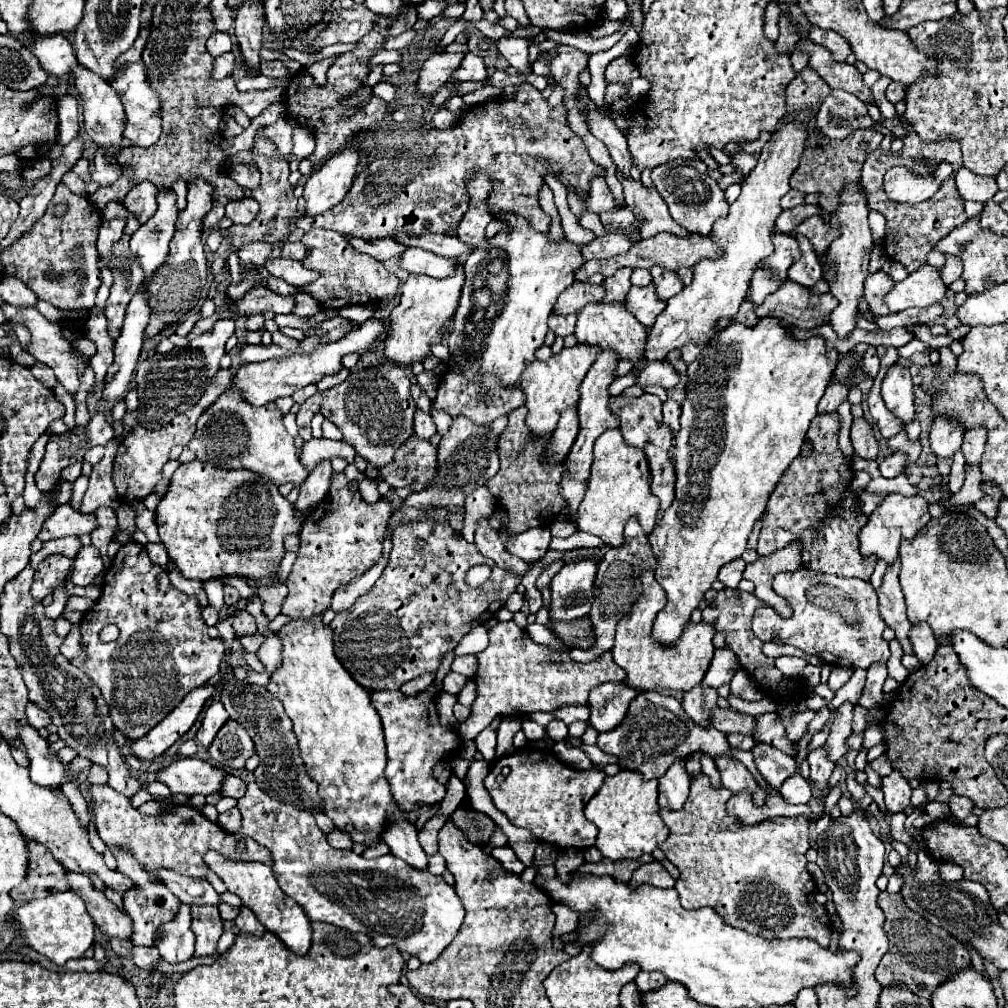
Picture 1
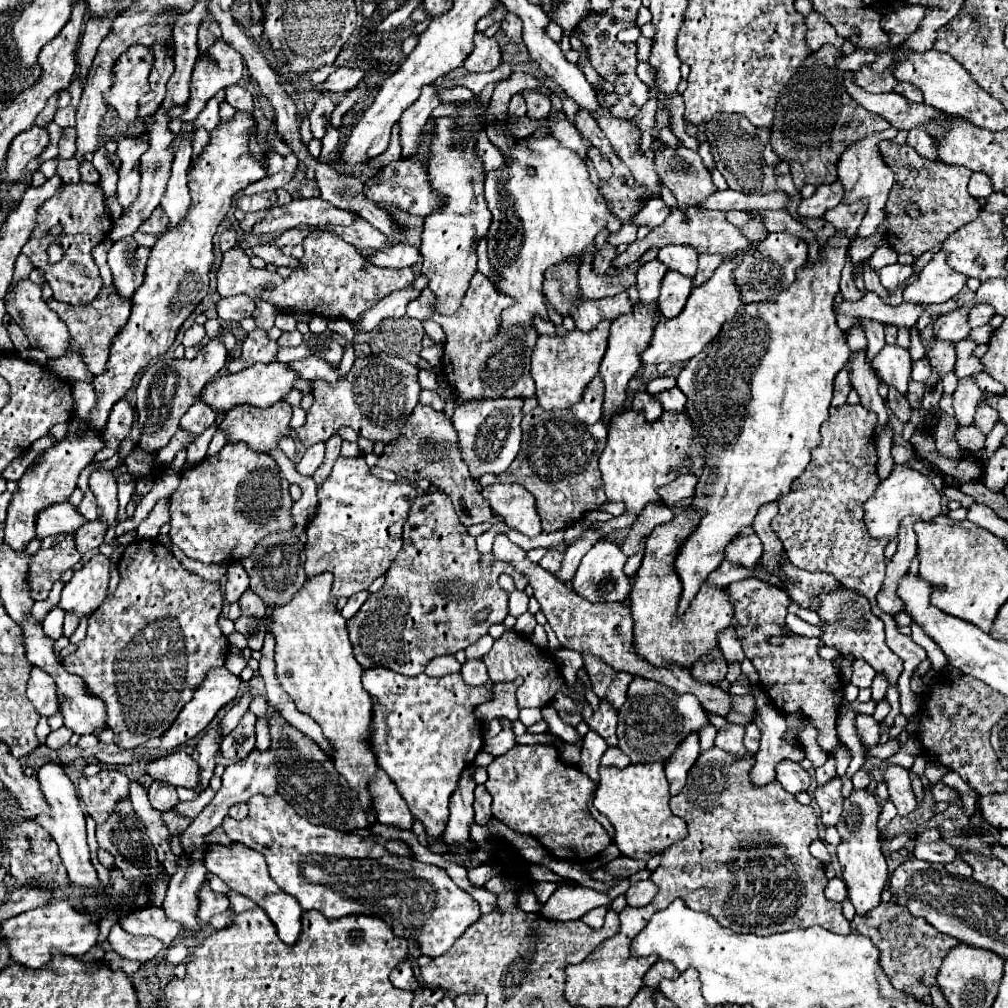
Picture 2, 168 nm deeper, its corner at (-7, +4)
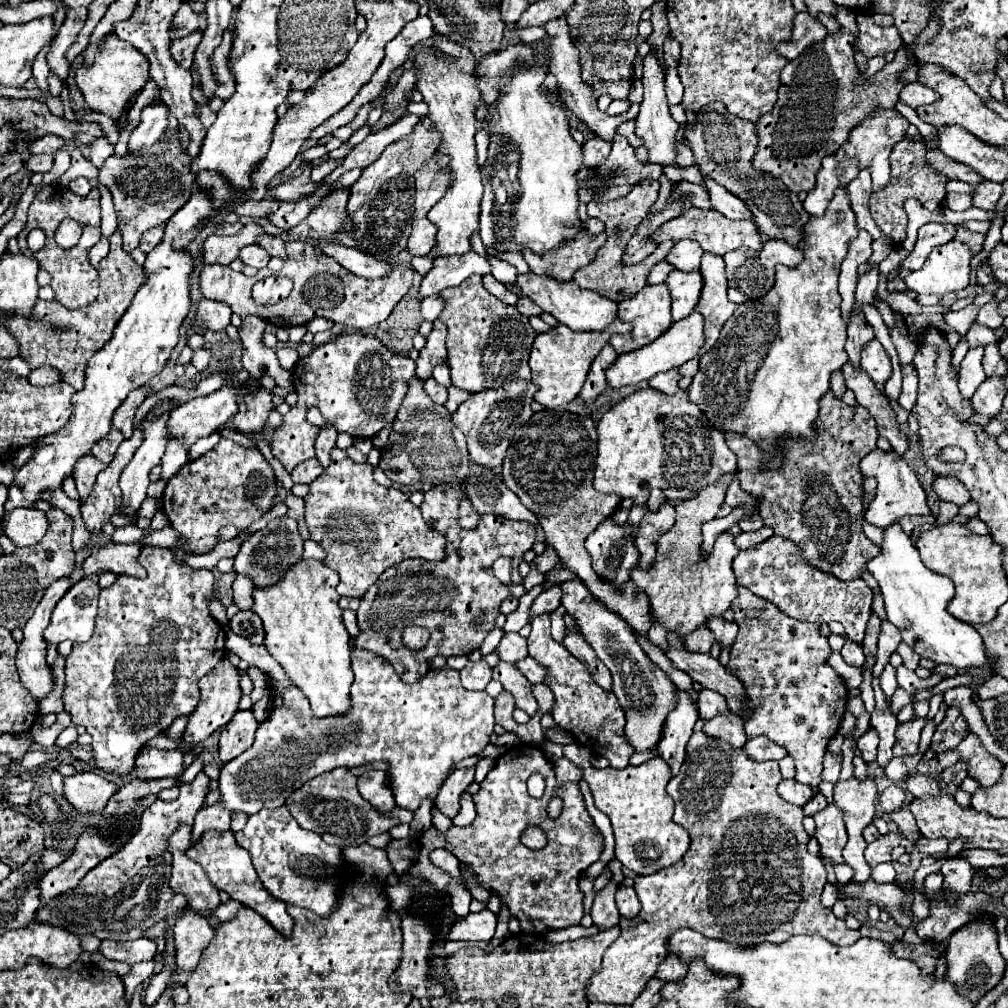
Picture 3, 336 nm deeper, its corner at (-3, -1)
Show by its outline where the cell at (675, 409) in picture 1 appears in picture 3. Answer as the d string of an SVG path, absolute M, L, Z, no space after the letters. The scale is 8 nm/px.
M669 370L669 372L661 372L661 374L655 374L651 380L649 380L649 386L657 392L663 392L667 396L673 396L679 388L677 388L677 380L679 380L679 372L677 370Z

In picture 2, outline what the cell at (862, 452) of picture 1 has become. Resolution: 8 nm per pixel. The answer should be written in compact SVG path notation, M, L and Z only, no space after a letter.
M861 349L861 351L855 351L853 353L849 381L851 381L851 387L859 393L861 405L867 407L869 411L875 411L875 415L879 417L879 423L875 427L875 433L879 433L881 431L881 425L889 419L889 413L887 413L885 401L877 393L879 379L877 379L875 371L871 369L871 365L867 361L867 349Z

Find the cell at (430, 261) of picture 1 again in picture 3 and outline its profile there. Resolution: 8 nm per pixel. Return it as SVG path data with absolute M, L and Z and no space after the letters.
M331 242L331 244L319 244L317 248L323 250L327 256L335 258L351 274L363 276L363 278L369 278L369 280L383 278L393 268L391 262L379 260L379 258L371 256L371 254L365 254L365 252L357 250L357 248L349 248L349 246L343 246L343 244Z

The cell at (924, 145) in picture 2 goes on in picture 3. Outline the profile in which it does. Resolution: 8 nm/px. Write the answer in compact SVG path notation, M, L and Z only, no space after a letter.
M927 148L927 164L935 172L939 172L939 174L943 174L947 178L959 178L963 182L969 182L973 188L977 188L977 184L983 178L977 172L973 172L969 166L963 166L963 164L953 162L951 158L947 158L939 148Z

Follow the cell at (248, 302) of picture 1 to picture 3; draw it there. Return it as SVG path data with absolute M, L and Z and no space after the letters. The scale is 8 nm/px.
M201 300L197 306L197 320L201 328L211 328L211 330L223 330L231 324L231 308L227 304L219 304L213 300Z

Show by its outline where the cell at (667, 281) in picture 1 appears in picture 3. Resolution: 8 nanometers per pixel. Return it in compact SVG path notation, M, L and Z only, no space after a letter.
M679 240L667 254L665 262L669 262L677 270L695 272L699 270L701 256L703 256L703 248L695 240Z

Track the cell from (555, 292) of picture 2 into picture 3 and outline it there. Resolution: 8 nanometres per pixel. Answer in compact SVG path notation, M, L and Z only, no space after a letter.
M587 230L579 232L579 236L575 240L565 242L563 246L537 256L529 250L525 250L525 262L529 264L531 272L535 274L545 274L551 276L559 282L571 280L573 272L577 268L583 268L585 264L589 264L595 256L595 252L599 250L599 246L605 242L605 234L599 236L591 236Z

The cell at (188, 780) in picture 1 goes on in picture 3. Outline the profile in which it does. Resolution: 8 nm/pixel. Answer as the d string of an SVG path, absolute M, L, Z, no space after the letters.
M145 748L135 760L135 774L139 780L159 780L159 778L181 778L183 752L181 750L157 750Z

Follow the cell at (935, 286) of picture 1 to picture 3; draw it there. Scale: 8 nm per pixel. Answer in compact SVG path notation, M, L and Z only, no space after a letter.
M951 240L947 246L935 248L921 270L905 276L909 290L917 294L945 296L969 286L971 252L963 242Z

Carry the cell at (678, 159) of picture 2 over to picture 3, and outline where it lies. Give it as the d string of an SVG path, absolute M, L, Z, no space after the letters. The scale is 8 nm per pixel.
M651 48L651 52L643 60L641 82L645 86L645 98L641 102L641 112L637 116L635 132L637 132L637 136L643 138L647 150L649 150L649 162L661 164L661 166L677 166L675 158L677 158L677 130L679 130L679 124L669 114L669 102L667 102L667 96L665 96L665 68L663 68L661 60L657 58L655 48Z

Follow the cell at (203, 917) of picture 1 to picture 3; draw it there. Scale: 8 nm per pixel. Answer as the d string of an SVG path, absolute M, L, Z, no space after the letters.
M183 824L169 840L169 852L173 854L171 888L187 896L191 912L195 912L201 918L209 918L213 916L215 908L221 904L219 890L211 886L203 868L185 856L185 850L191 846L189 834L191 826Z

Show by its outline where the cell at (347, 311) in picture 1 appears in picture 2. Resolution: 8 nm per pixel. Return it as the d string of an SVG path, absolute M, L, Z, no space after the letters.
M477 271L461 301L461 307L453 315L447 317L439 311L432 312L431 307L435 303L437 297L427 287L419 299L409 303L407 315L421 321L431 319L443 327L447 341L443 345L445 357L441 367L449 385L453 385L459 395L463 395L469 401L513 395L531 397L535 393L535 381L531 379L529 365L539 333L535 331L535 327L523 327L523 331L499 331L501 311L511 307L515 299L501 293L483 273Z

